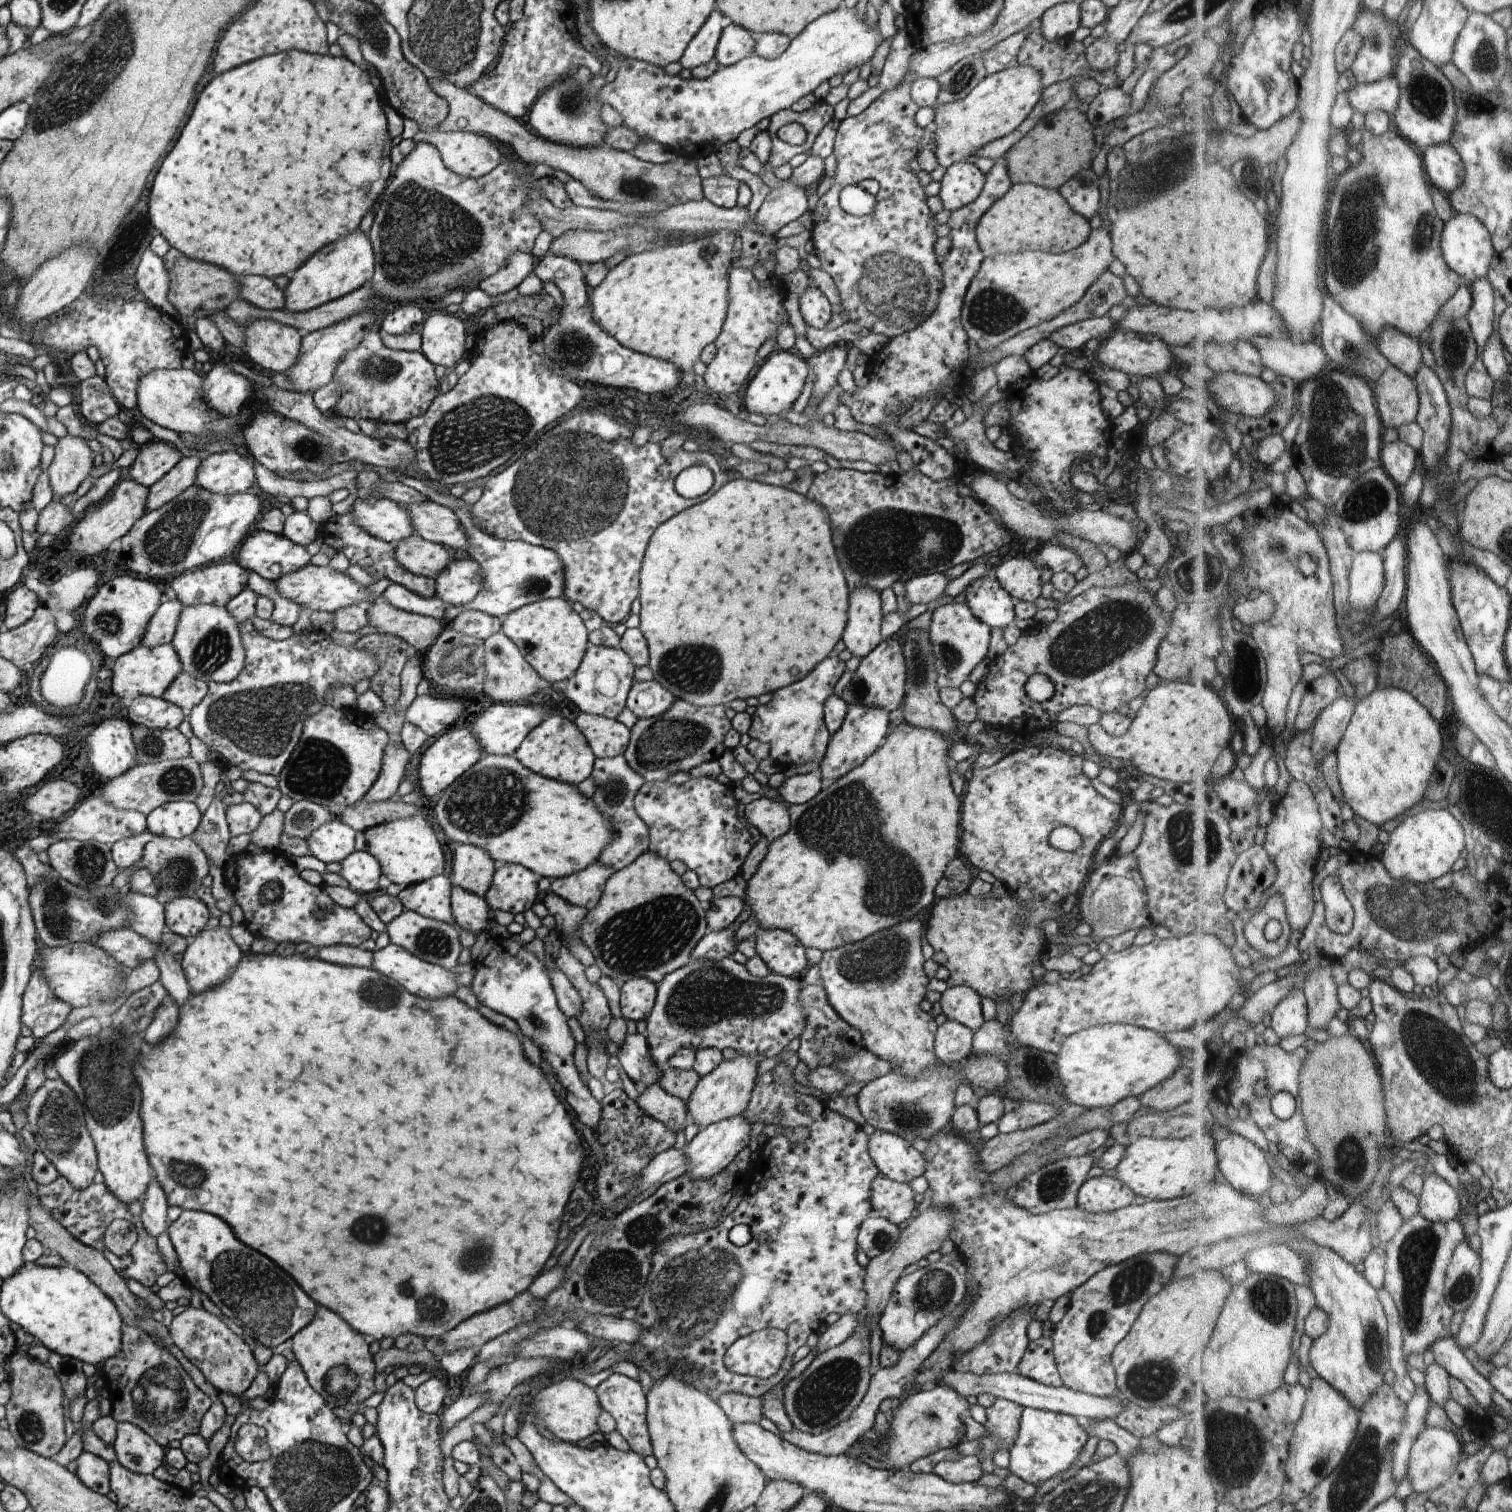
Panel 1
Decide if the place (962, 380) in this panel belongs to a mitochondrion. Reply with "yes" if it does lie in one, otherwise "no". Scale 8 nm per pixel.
no

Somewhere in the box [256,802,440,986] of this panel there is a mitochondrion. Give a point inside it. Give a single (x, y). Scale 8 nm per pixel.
(306, 816)

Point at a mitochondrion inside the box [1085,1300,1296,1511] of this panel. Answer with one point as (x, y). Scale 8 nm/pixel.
(1224, 1429)

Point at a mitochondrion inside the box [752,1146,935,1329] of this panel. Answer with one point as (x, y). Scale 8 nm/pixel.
(882, 1238)

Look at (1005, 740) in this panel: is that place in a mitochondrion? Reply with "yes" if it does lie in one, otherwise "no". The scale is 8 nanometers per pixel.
no

